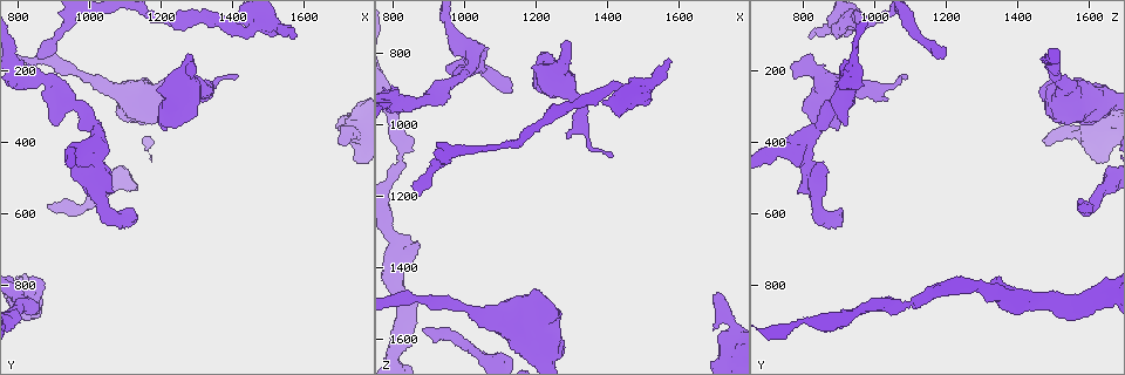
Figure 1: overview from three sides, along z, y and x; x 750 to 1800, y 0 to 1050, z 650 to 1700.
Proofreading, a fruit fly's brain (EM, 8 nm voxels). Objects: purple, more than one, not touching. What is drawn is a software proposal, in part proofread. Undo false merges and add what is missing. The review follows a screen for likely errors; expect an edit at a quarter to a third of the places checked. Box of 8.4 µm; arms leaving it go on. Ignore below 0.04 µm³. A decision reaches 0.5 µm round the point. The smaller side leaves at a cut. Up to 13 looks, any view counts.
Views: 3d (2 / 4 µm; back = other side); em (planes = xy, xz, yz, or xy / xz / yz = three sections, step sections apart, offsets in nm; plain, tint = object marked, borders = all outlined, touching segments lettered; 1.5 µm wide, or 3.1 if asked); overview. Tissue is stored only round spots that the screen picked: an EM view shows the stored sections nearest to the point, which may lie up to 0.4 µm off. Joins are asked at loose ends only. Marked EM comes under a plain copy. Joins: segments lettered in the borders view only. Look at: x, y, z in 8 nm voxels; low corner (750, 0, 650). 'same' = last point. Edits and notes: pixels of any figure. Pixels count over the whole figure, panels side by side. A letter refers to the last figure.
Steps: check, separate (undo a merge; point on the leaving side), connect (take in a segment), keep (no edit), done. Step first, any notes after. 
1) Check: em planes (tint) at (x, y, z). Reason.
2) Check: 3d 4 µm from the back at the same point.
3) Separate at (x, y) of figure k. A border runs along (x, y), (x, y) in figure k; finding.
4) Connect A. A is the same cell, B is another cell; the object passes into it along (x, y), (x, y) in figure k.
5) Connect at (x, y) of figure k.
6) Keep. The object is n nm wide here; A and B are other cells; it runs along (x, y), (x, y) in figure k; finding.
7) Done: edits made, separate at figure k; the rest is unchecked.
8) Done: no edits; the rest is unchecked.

Check: em planes (borders) at (865, 790, 1325). Thick end.

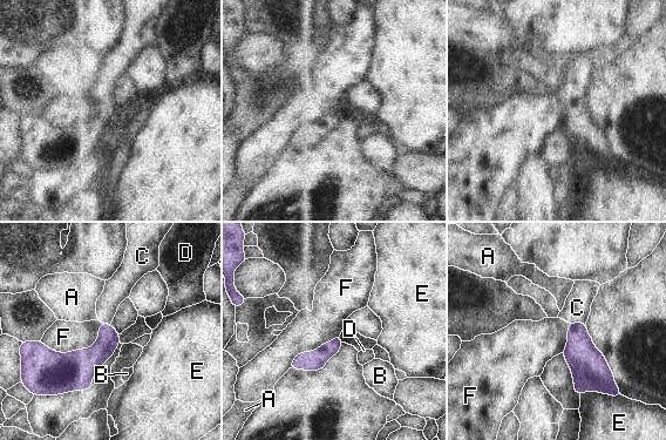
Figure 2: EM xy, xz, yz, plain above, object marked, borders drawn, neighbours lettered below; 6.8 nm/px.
Connect C. C is the same cell, A, B, D, E and F are other cells; the object passes into it along (583, 358), (578, 323), (577, 308) in figure 2; it goes on there.

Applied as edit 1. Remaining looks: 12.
Check: 3d 2 µm at (865, 130, 1190).

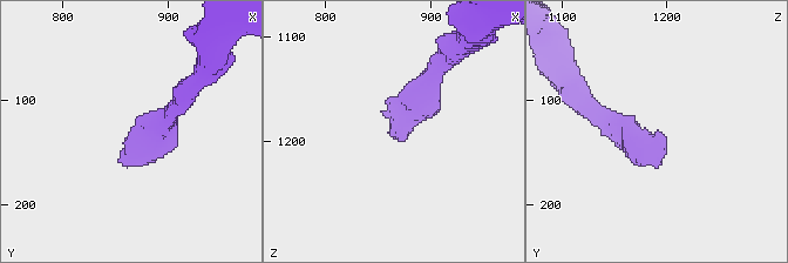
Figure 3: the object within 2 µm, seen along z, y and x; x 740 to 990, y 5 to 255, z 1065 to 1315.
Check: em yz step 4 (borders) at (866, 130, 1194). Need the tissue.

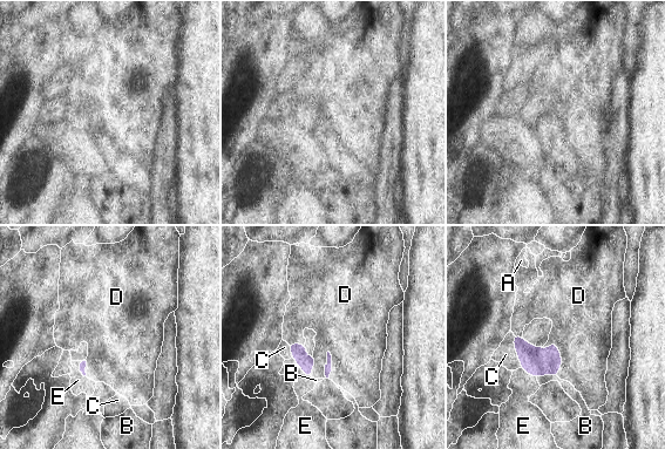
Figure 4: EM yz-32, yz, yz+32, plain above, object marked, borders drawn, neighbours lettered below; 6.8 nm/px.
Keep. A, B, C, D and E are other cells; a border runs along (327, 351), (325, 378) in figure 4; none of them fits.

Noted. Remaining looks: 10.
Check: 3d 4 µm at (1300, 190, 765). Branch stops here.

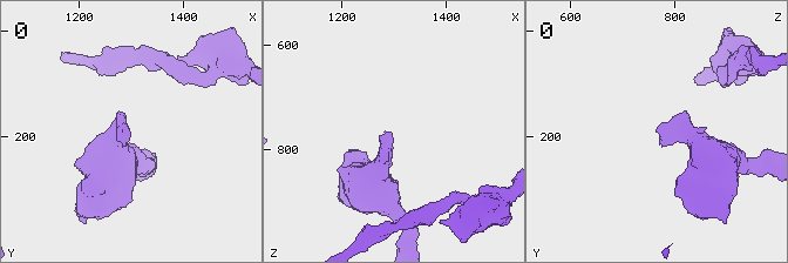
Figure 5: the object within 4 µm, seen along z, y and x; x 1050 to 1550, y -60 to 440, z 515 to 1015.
Check: em xy step 8 (tint) at (1295, 185, 765). Now the EM.

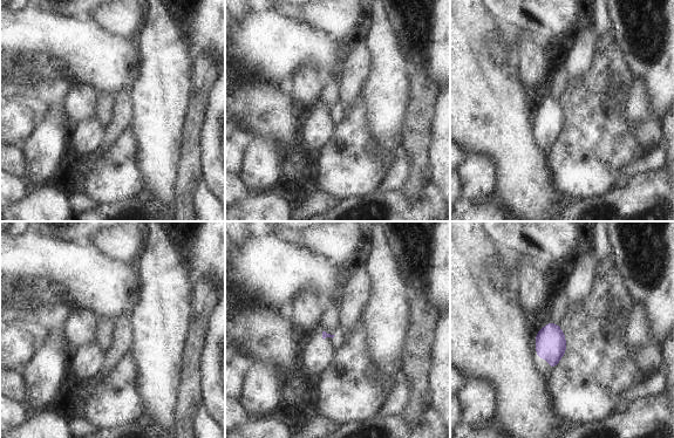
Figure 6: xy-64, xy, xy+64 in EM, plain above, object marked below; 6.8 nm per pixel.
Check: em planes (borders) at the same point. Cut it another way.

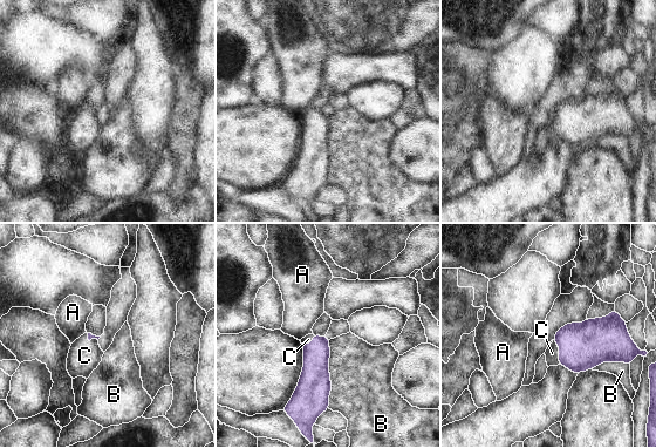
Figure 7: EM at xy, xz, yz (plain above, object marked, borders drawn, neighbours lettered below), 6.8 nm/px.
Connect C. The longest contact is with B, 480 nm; C is the same cell, A and B are other cells; the object passes into it along (582, 346), (559, 352), (552, 353) in figure 7; it goes on there.

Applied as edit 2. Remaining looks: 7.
Check: 3d 4 µm at (1715, 390, 1465). Branch stops here.

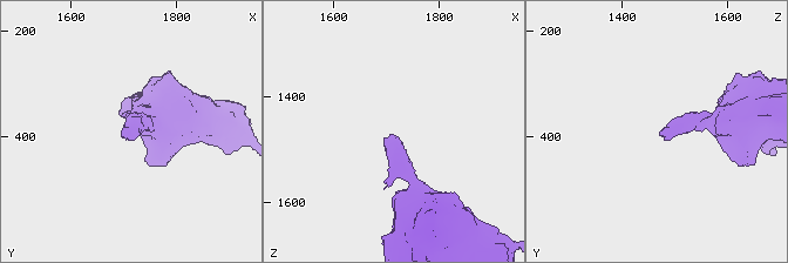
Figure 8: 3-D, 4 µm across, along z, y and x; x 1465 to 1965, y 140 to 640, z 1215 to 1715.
Check: em yz step 4 (borders) at (1710, 395, 1465).

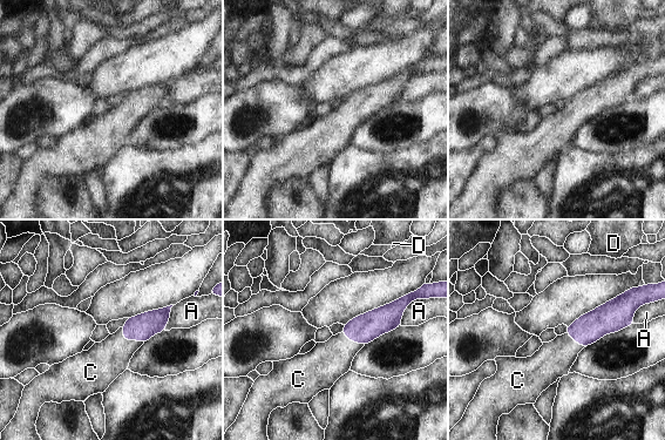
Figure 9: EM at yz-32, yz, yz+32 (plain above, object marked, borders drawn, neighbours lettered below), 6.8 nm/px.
Connect C. C is the same cell, A and D are other cells; the object passes into it along (141, 327), (128, 339), (103, 361) in figure 9; the cell continues.

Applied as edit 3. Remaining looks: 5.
Done: edits made, connect at figure 2, connect at figure 7, connect at figure 9; the rest is unchecked.

